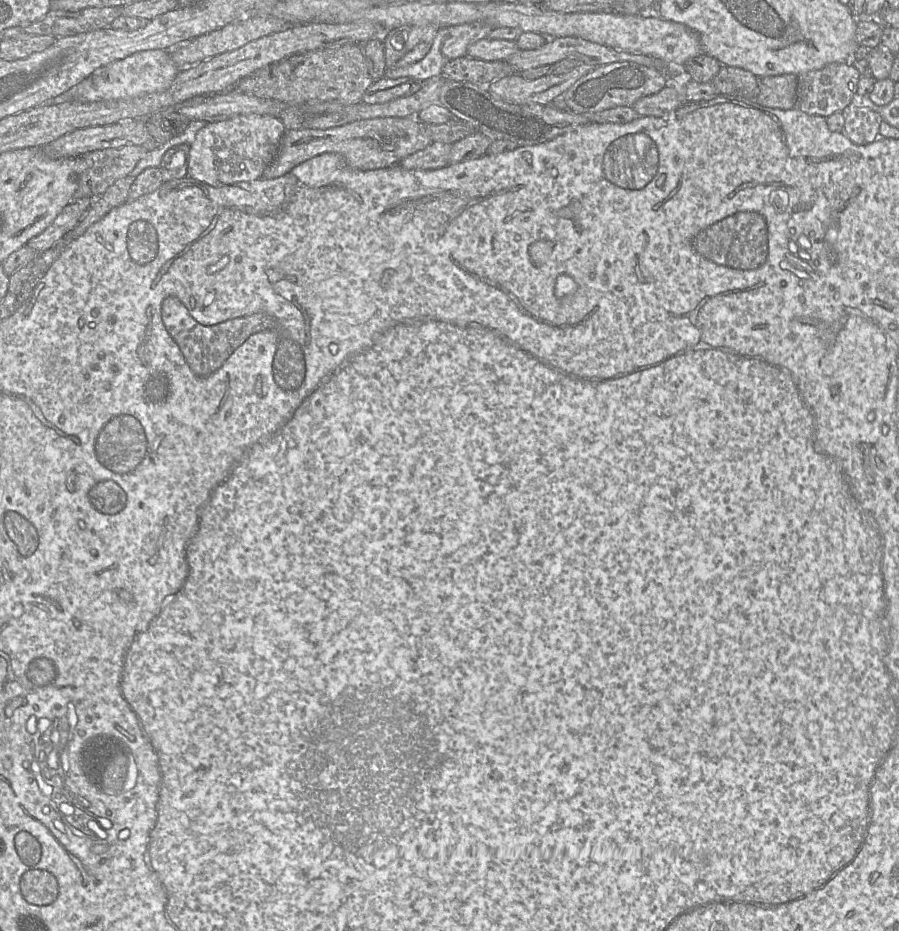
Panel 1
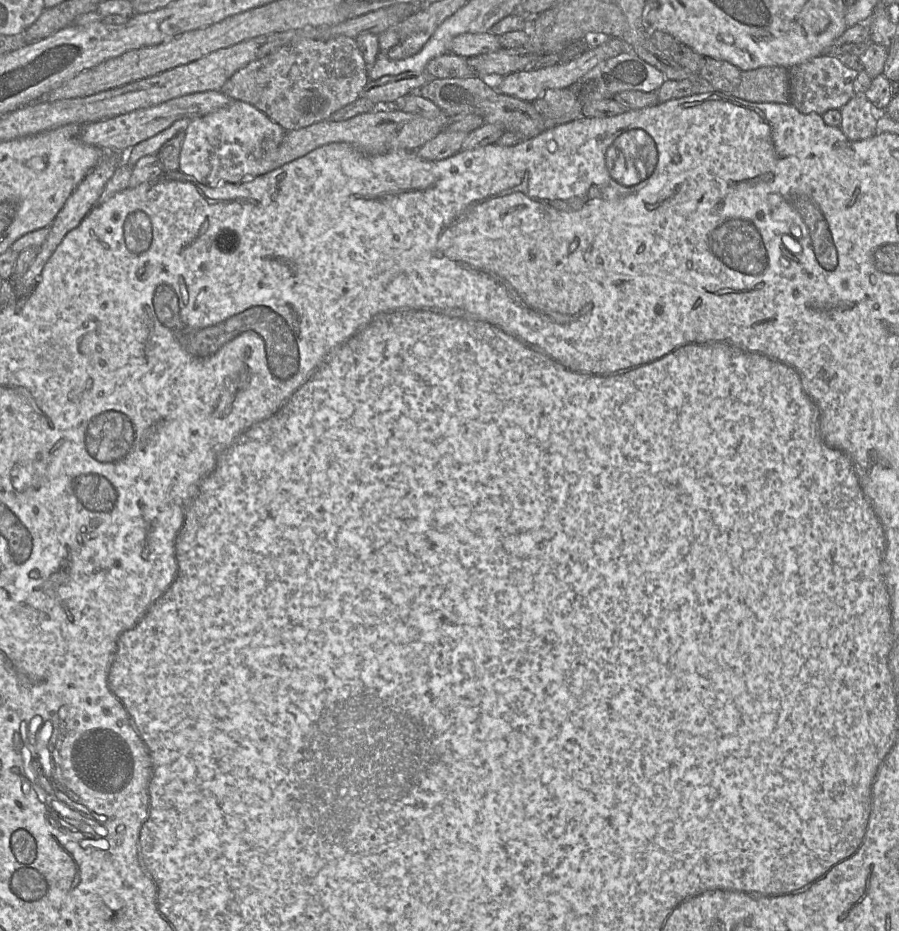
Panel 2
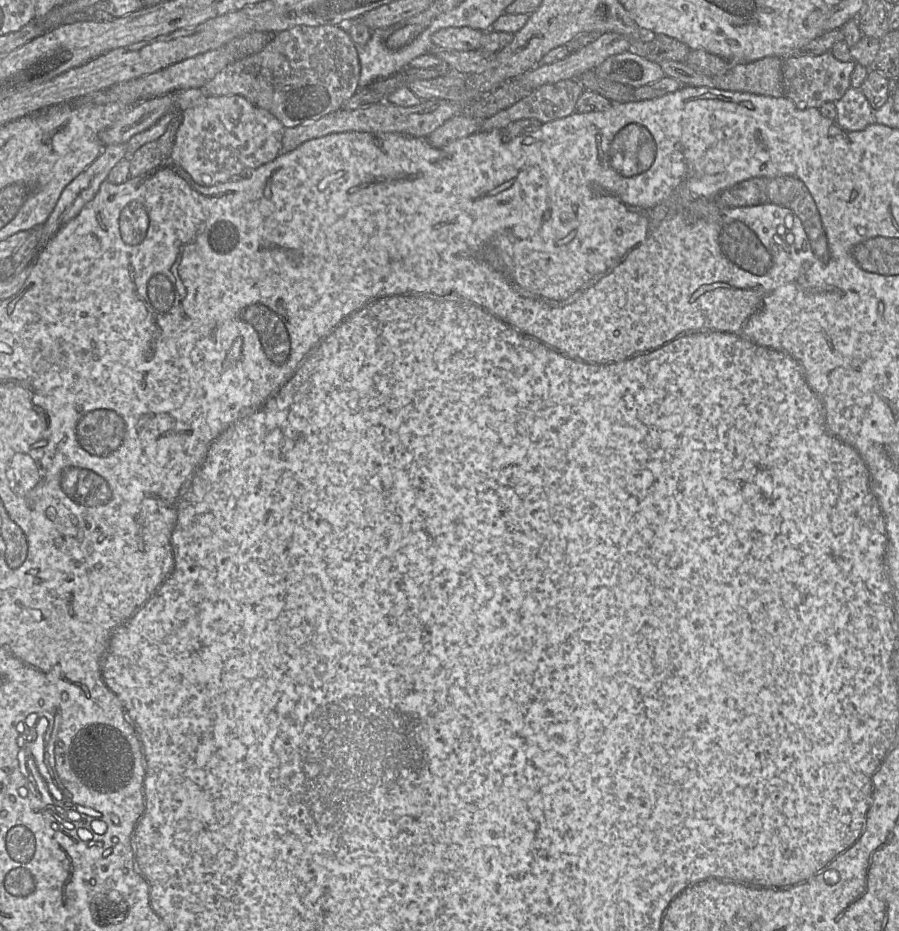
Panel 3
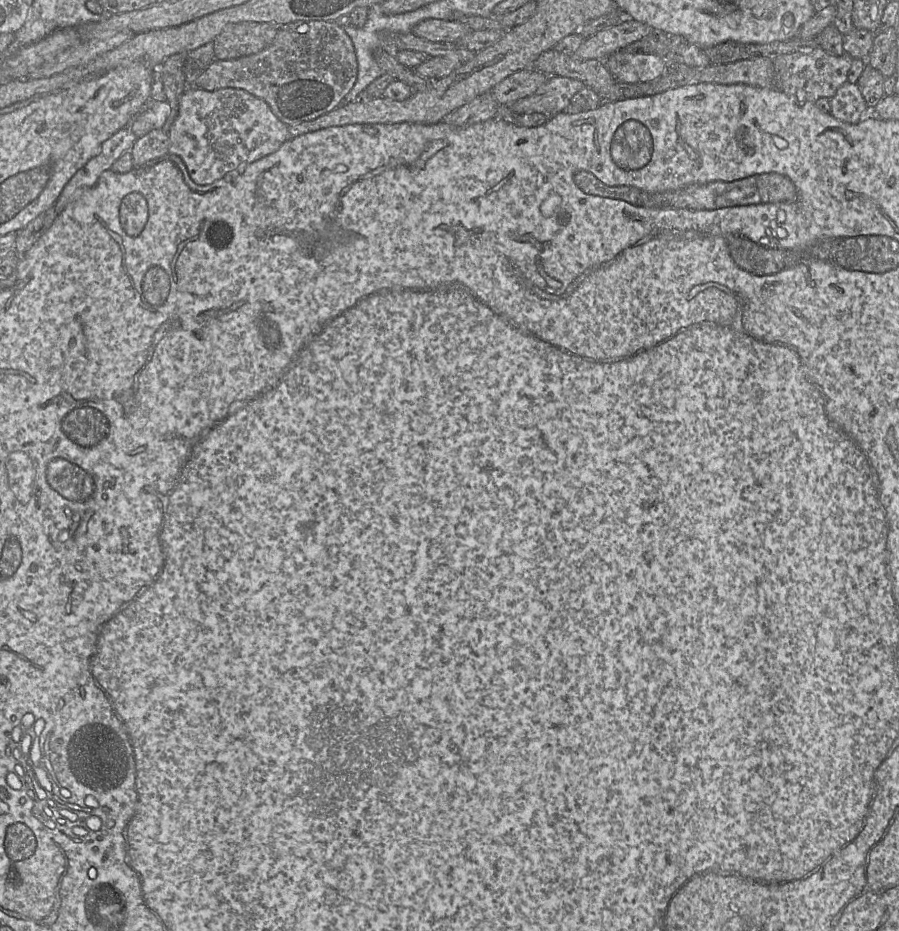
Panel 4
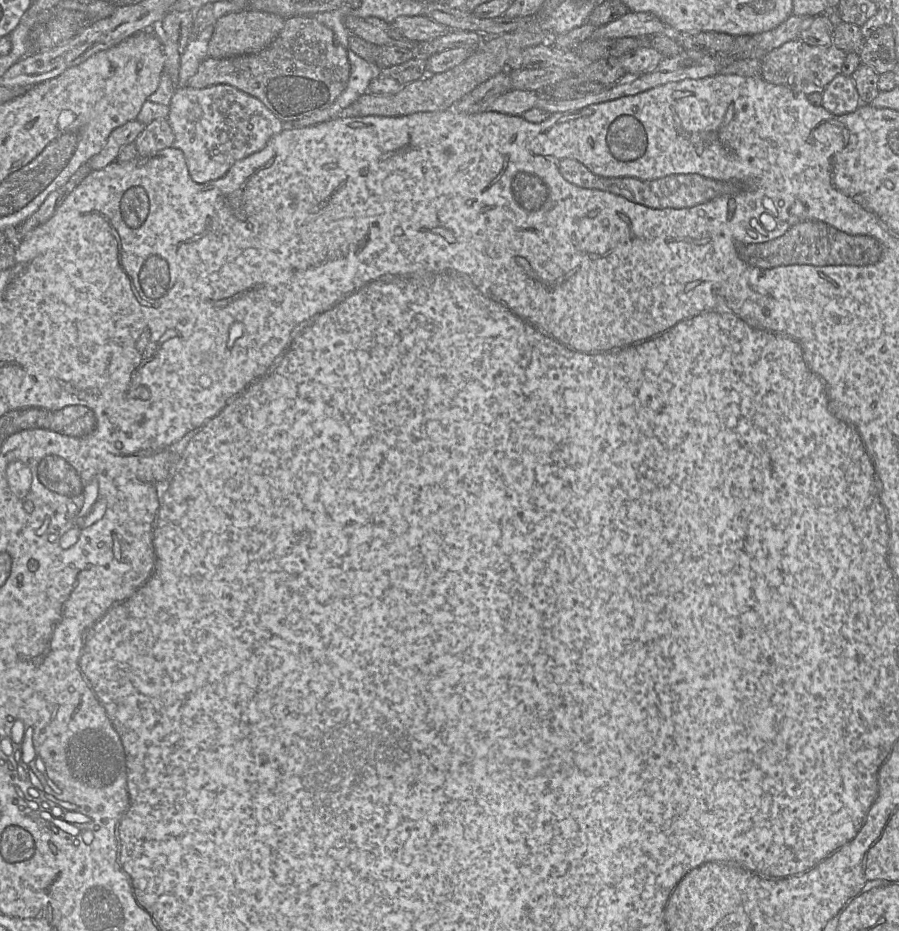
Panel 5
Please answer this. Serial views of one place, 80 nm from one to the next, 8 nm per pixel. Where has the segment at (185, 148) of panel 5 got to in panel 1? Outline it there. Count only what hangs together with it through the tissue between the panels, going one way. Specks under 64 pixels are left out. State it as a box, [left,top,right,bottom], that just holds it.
[187,115,286,186]

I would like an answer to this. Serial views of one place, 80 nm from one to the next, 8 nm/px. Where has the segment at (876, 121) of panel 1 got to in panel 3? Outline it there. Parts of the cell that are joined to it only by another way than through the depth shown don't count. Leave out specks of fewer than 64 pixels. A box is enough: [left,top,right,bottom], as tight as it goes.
[835,87,875,131]

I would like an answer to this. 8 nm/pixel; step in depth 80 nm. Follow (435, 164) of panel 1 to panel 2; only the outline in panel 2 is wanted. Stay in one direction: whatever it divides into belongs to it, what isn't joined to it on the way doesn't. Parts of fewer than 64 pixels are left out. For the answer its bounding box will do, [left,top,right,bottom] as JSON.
[415,130,469,161]

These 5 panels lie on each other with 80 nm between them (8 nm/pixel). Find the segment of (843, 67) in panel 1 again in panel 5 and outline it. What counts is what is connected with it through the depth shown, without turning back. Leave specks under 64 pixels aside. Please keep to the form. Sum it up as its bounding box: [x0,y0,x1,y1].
[760,39,847,96]

